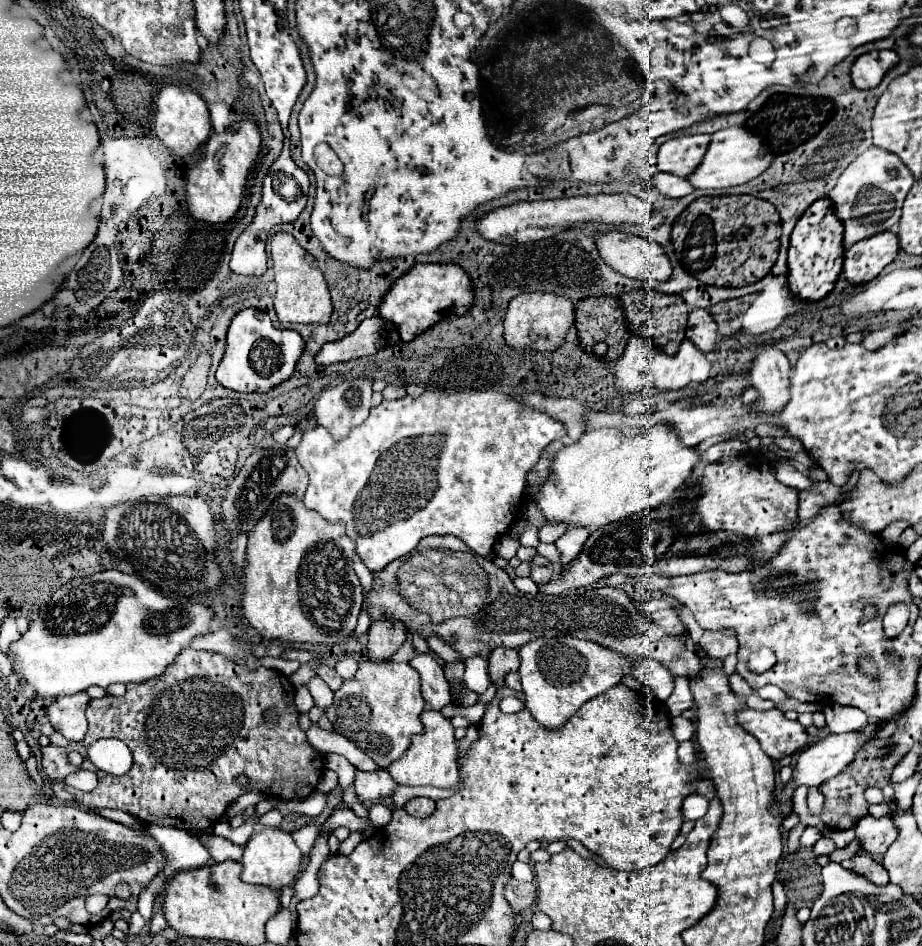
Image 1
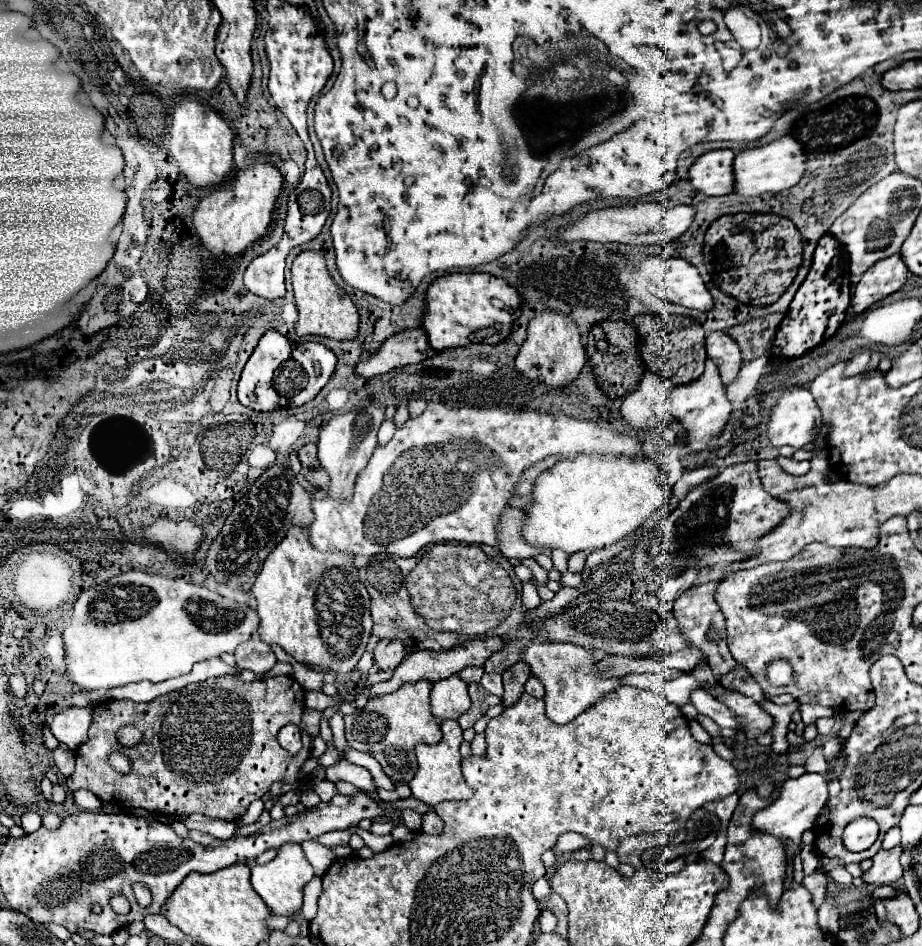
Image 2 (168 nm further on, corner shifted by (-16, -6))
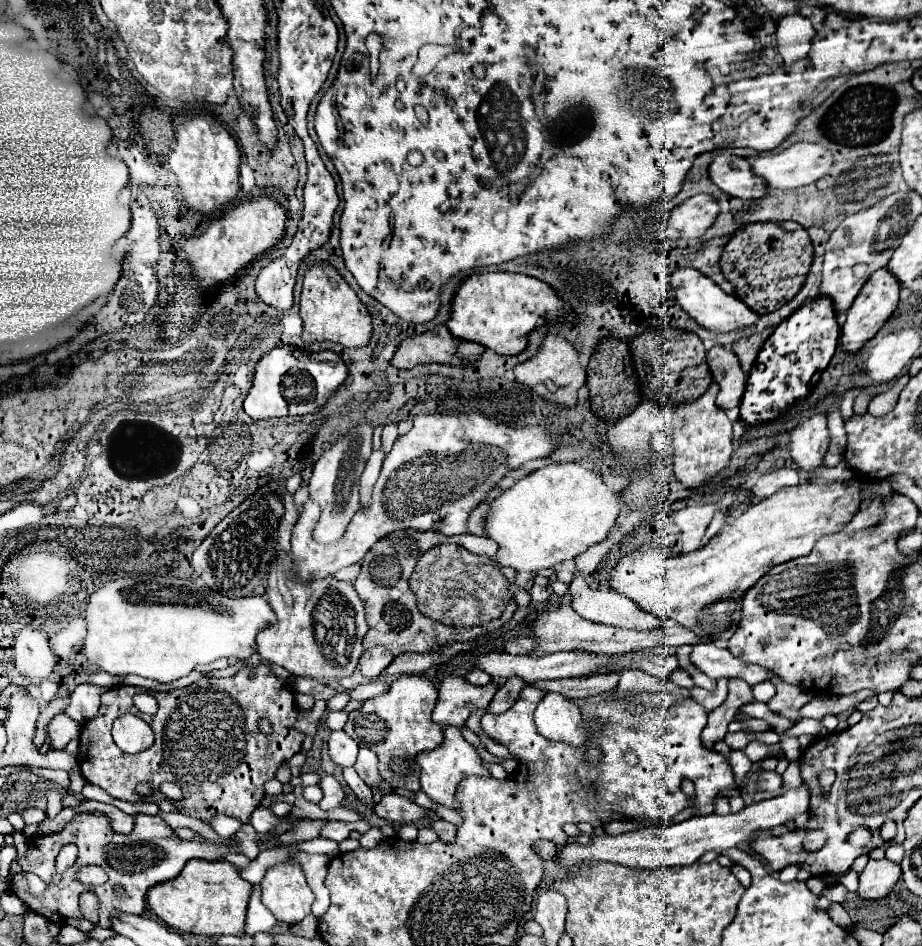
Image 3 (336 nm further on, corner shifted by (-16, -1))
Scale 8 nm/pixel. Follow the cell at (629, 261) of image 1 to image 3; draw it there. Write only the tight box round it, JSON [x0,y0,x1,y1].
[672,268,758,332]

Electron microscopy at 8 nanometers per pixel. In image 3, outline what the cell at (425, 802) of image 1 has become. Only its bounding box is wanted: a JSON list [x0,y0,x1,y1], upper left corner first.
[430,820,456,842]

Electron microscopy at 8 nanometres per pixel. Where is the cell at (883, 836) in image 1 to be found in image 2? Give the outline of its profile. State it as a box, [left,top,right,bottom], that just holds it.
[862,847,902,885]

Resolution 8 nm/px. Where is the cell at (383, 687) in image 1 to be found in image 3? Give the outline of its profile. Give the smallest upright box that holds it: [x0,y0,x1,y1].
[344,674,442,790]

